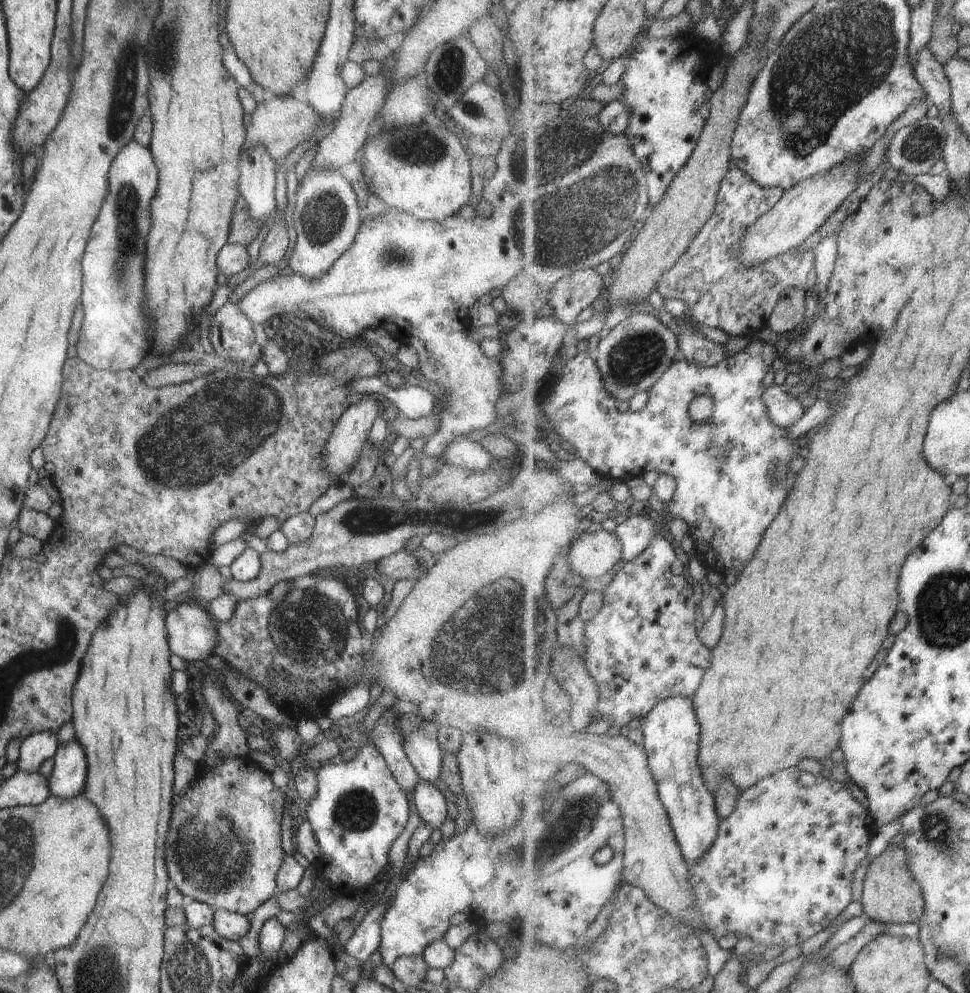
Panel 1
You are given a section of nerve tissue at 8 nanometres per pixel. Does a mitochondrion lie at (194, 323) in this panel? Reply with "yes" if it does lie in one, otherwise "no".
no

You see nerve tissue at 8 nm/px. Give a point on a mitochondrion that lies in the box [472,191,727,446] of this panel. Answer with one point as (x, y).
(636, 358)

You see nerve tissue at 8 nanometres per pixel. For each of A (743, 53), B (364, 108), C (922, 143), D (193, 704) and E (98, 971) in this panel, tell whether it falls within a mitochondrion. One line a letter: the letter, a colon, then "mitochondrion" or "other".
A: other
B: other
C: mitochondrion
D: other
E: mitochondrion

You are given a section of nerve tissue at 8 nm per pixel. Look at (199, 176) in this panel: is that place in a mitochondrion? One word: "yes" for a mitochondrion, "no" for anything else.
no

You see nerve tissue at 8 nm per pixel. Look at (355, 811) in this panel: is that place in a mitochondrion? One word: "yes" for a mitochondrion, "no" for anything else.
yes

